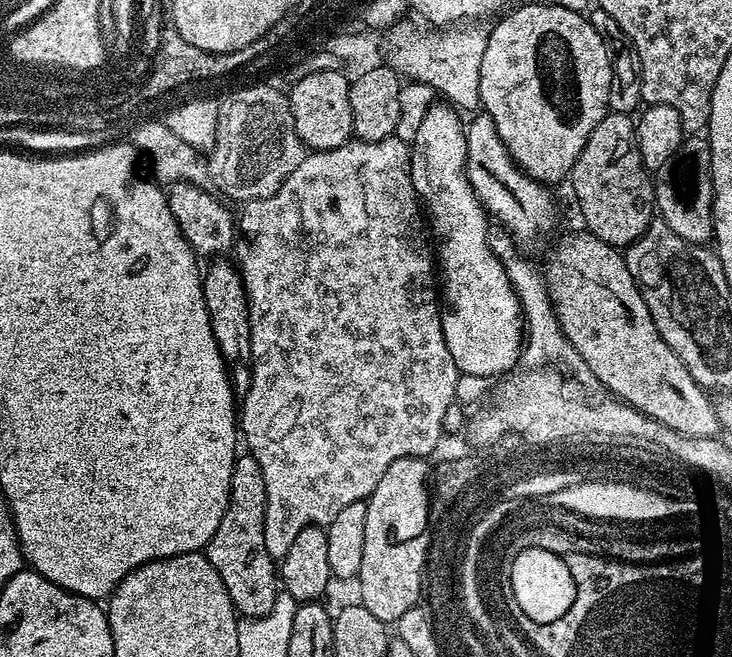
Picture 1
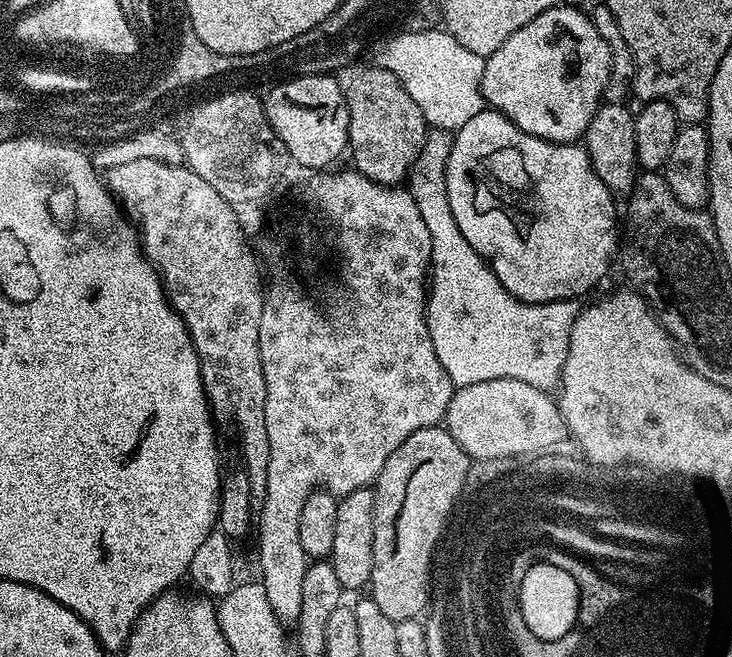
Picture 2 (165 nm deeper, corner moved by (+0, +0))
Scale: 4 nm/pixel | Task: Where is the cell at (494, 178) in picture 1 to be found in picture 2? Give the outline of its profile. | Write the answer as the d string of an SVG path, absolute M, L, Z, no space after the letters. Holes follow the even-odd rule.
M479 112L474 114L474 118L470 118L470 122L466 122L466 126L456 129L452 137L452 149L446 166L446 194L450 198L450 210L454 210L454 222L458 222L458 230L462 230L462 238L466 238L466 242L470 242L474 250L478 250L478 254L494 270L498 282L502 282L502 286L515 300L527 304L576 300L586 295L607 274L608 267L614 264L614 249L618 244L616 204L612 201L615 200L614 193L606 186L606 182L602 182L602 178L598 178L583 143L555 144L534 134L526 134L526 130L514 126L514 122L510 122L510 118L506 118L501 112Z

